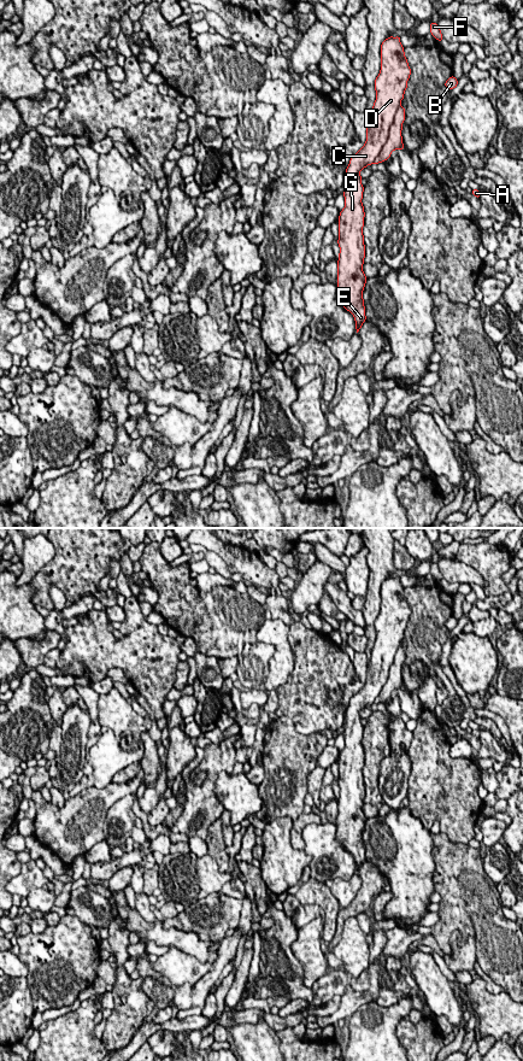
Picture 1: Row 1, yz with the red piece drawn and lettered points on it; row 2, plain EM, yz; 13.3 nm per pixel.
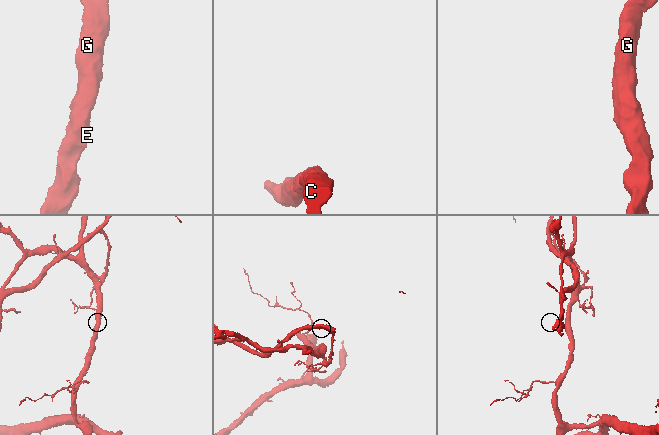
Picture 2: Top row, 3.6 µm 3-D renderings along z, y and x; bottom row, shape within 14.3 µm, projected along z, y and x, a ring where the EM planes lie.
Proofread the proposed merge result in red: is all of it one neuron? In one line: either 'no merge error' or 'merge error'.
merge error

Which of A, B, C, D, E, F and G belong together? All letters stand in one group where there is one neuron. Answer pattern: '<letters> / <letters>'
A B F / C D E G

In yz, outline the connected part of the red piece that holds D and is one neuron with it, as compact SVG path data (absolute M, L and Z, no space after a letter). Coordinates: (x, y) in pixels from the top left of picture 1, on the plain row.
M389 576L381 585L381 610L375 620L376 640L366 666L364 686L349 699L346 709L345 748L339 756L337 839L355 861L357 873L366 861L363 831L368 821L363 804L364 726L360 710L374 704L387 682L389 668L404 639L411 615L400 576Z

